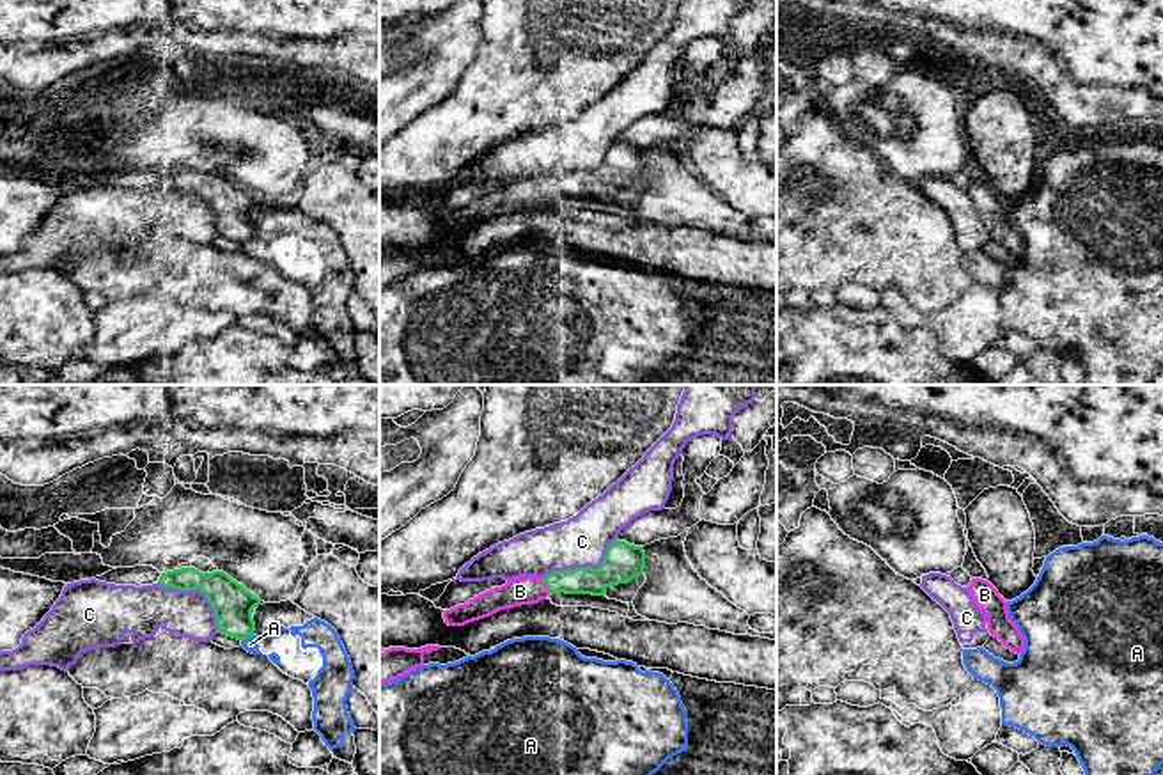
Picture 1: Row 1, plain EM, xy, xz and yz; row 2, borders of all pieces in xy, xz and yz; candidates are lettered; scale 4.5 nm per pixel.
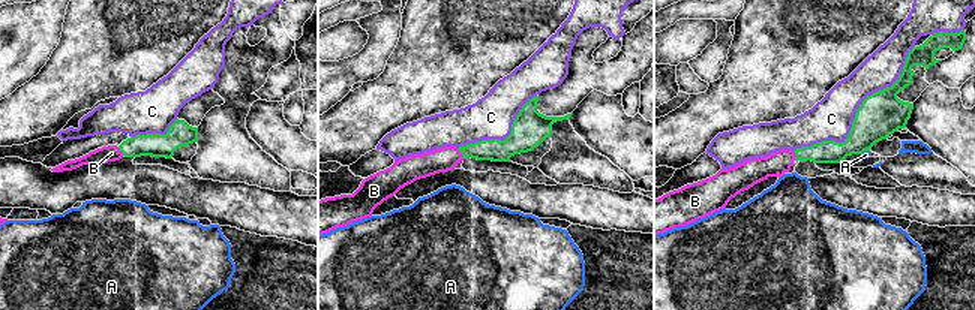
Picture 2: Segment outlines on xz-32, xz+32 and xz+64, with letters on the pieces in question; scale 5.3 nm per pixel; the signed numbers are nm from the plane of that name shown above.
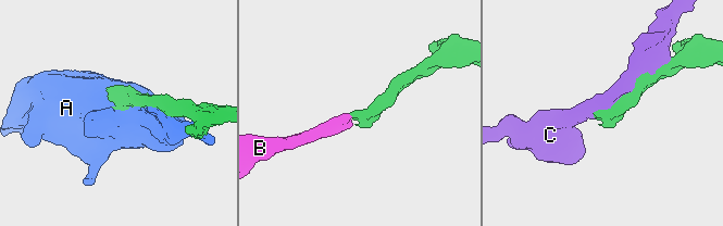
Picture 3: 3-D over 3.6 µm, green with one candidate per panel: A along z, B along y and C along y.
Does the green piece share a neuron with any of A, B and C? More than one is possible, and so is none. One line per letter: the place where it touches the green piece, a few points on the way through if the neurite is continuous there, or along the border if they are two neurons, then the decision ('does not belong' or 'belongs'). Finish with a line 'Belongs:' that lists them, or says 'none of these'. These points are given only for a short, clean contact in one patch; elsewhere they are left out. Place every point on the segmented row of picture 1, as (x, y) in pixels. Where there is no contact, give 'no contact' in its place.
A: contact xy (247, 637); does not belong
B: contact xz (546, 586); belongs
C: contact xz (584, 568); does not belong
Belongs: B

